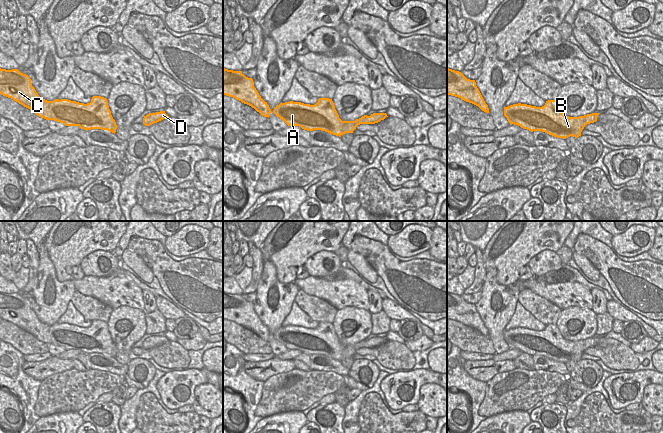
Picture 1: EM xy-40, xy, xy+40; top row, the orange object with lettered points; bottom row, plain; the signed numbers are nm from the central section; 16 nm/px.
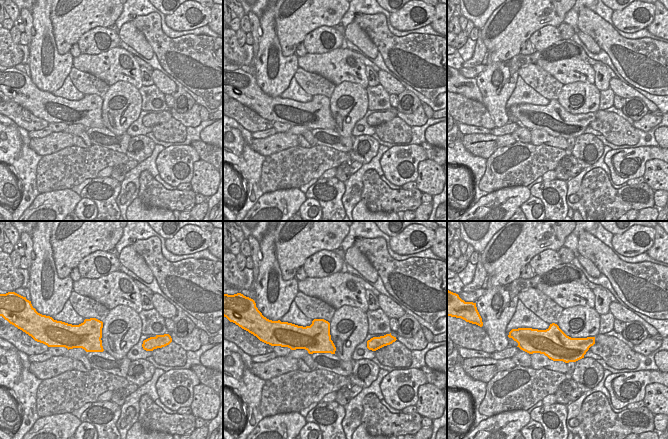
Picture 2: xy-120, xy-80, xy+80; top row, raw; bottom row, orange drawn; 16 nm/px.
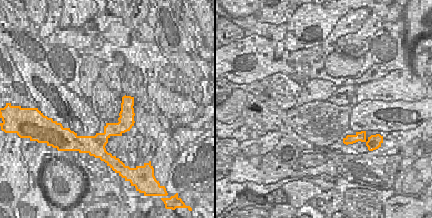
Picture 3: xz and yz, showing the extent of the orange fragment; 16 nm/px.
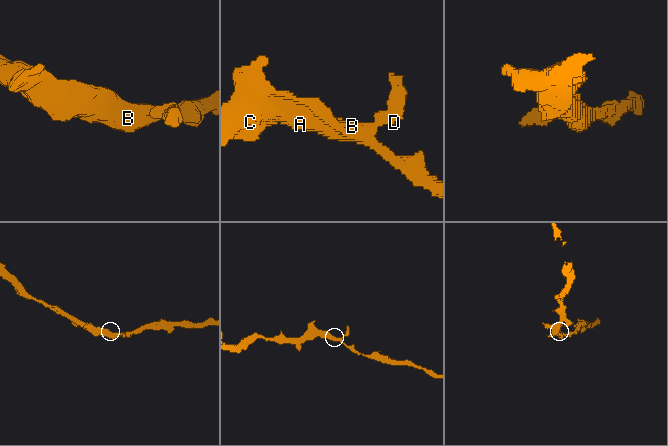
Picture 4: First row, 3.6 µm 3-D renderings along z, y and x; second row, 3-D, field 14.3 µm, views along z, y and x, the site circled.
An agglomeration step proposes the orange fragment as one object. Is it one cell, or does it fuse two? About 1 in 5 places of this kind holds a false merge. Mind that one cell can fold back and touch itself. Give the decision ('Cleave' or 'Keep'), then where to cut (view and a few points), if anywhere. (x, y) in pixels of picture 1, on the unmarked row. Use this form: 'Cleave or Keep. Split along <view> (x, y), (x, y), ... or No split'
Keep. No split.

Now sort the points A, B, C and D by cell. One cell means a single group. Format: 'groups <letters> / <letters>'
groups A B C D

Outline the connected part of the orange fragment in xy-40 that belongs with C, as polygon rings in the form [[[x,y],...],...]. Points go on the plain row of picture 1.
[[[0,292],[0,318],[32,334],[41,342],[54,344],[65,350],[79,350],[84,354],[108,354],[114,358],[117,353],[106,322],[93,320],[87,328],[68,323],[47,325],[38,319],[30,301],[18,293]]]

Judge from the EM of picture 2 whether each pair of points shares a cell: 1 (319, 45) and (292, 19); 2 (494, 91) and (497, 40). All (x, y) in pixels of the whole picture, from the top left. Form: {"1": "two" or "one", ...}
{"1": "two", "2": "two"}

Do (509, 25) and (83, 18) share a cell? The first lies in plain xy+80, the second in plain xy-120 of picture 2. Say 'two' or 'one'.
one

